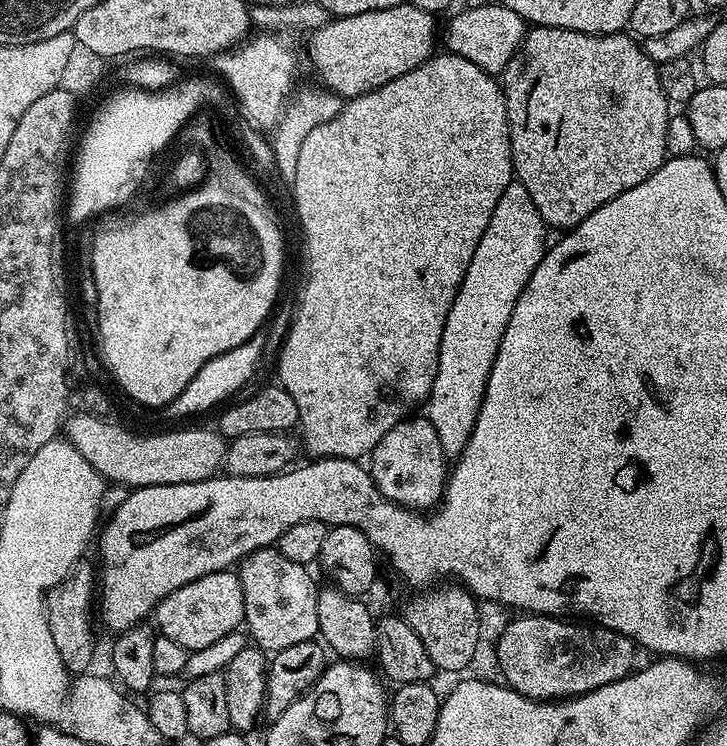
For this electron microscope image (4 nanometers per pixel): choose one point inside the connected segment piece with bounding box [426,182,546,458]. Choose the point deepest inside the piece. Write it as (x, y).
(509, 252)

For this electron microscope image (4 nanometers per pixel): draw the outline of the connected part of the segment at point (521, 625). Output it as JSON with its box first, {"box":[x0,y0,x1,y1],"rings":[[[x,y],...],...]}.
{"box":[496,614,638,700],"rings":[[[520,614],[517,615],[517,620],[512,620],[504,629],[500,632],[500,637],[496,640],[496,660],[500,663],[500,672],[503,683],[507,687],[512,688],[518,694],[522,694],[526,698],[531,700],[563,700],[569,696],[584,696],[587,692],[593,692],[598,690],[598,686],[606,686],[610,682],[618,682],[624,676],[627,676],[629,672],[633,671],[634,664],[632,659],[635,658],[636,652],[638,653],[637,645],[633,644],[630,638],[626,638],[622,634],[618,634],[614,630],[609,628],[601,628],[599,624],[595,622],[576,622],[580,624],[571,624],[571,619],[557,618],[554,616],[542,616],[539,614]]]}

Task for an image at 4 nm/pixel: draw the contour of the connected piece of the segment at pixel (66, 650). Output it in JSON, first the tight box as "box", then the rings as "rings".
{"box":[44,561,96,676],"rings":[[[79,561],[60,583],[56,583],[45,593],[44,611],[47,614],[47,625],[63,665],[72,676],[87,675],[94,658],[92,616],[94,620],[96,572],[93,565],[91,568],[85,562]]]}

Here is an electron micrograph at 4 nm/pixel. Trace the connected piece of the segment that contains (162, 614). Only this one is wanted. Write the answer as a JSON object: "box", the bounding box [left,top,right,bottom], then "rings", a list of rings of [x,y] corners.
{"box":[154,571,244,652],"rings":[[[233,571],[211,572],[194,582],[186,582],[186,586],[178,586],[166,598],[162,598],[154,609],[154,624],[159,635],[178,642],[178,646],[186,646],[189,652],[197,652],[218,642],[218,638],[226,638],[226,634],[237,631],[244,624],[244,595],[240,585],[239,575]]]}

